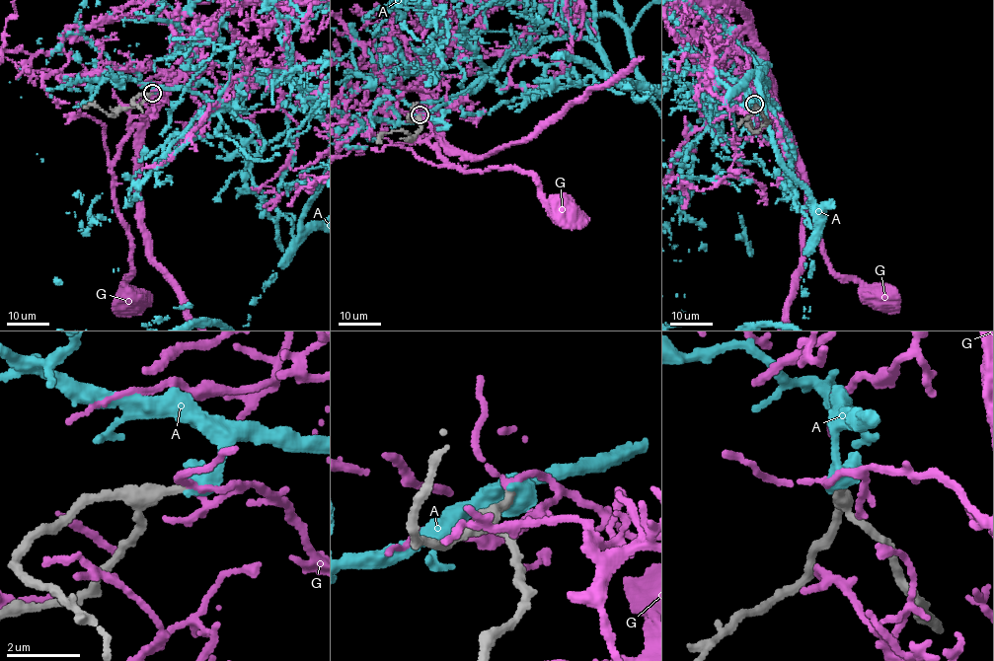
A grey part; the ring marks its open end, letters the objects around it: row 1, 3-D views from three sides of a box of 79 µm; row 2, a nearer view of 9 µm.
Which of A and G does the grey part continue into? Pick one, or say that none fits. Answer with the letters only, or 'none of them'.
A

